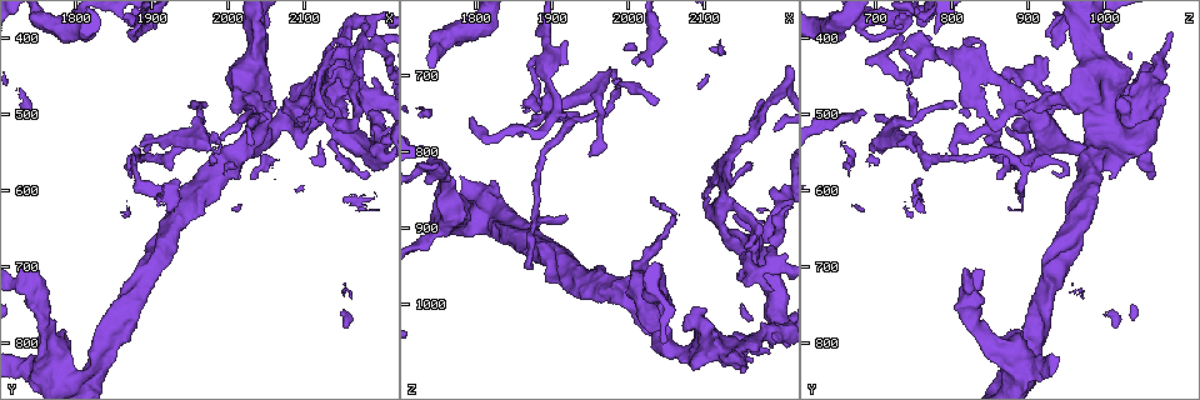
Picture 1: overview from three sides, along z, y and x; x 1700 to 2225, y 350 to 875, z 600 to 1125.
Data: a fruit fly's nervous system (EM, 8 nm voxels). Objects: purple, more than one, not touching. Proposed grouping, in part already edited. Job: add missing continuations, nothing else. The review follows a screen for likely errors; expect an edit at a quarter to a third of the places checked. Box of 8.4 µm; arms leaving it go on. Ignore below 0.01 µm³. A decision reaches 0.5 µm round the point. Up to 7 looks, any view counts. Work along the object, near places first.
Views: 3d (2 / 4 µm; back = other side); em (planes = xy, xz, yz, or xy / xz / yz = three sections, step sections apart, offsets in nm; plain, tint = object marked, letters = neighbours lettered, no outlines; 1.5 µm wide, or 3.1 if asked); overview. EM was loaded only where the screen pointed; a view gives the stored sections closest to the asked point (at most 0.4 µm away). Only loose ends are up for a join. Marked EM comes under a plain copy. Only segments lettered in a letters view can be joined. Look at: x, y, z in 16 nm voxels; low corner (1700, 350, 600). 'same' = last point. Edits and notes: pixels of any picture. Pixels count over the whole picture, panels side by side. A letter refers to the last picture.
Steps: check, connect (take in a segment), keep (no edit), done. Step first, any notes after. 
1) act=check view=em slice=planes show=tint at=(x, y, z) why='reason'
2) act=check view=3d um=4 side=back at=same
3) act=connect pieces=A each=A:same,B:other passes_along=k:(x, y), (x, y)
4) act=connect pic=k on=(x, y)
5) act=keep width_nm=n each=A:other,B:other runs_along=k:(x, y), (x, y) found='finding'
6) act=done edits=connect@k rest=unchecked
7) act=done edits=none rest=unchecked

act=check view=em slice=xy step=4 show=tint at=(2150, 390, 1090)

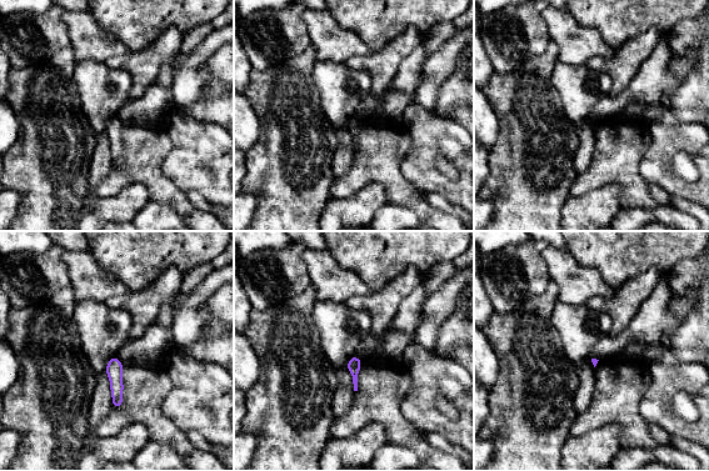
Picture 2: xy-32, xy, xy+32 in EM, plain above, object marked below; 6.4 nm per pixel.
act=check view=em slice=planes show=letters at=same why='cut it another way'

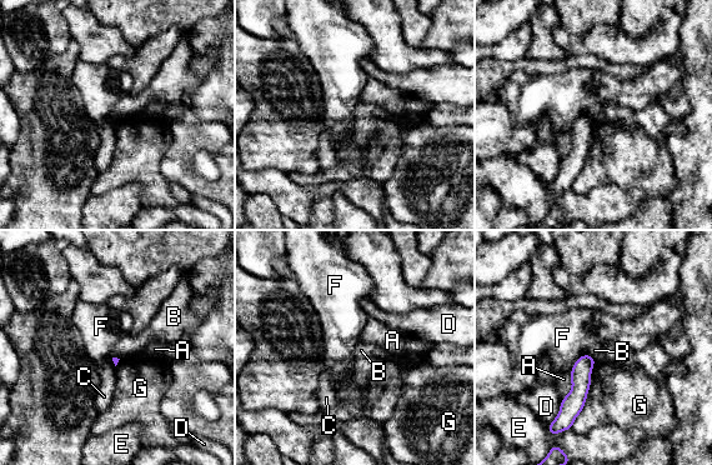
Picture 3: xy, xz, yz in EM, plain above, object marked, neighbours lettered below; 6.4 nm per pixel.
act=keep each=A:other,B:other,C:other,D:other,E:other,F:other,G:other runs_along=3:(586, 358), (568, 420) found='no lettered segment goes on from it'

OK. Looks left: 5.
act=check view=em slice=xy step=4 show=letters at=(2185, 575, 1060) why='branch stops here'

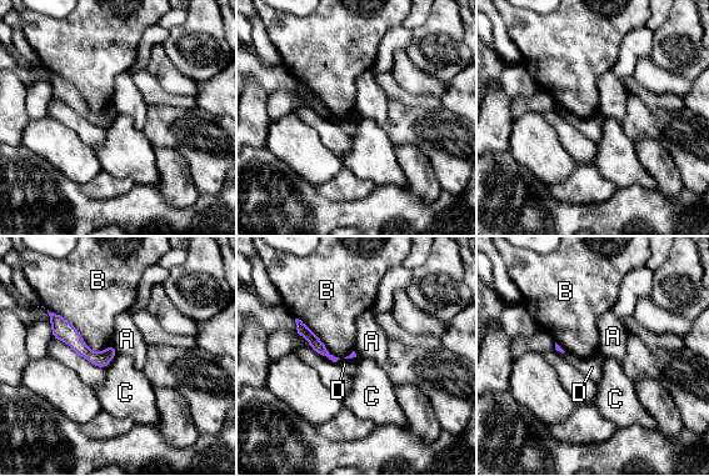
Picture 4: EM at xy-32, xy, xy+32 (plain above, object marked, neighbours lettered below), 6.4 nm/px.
act=keep each=A:other,B:other,C:other,D:other runs_along=4:(53, 316), (91, 356), (113, 352) found='none of them fits'

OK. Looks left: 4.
act=check view=em slice=xz step=4 show=letters at=(1945, 490, 800)

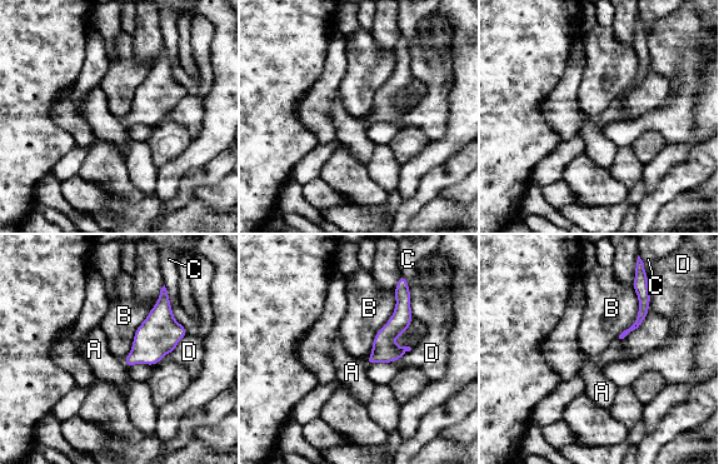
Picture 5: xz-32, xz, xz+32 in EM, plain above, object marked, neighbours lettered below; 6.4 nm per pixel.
act=check view=em slice=planes show=letters at=same why='cut it another way'

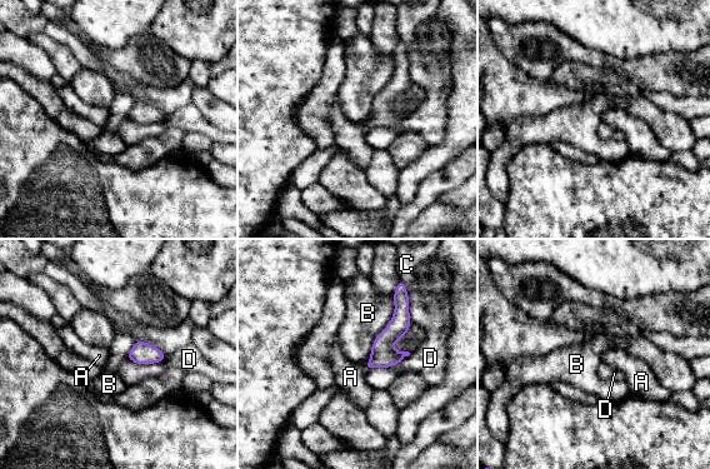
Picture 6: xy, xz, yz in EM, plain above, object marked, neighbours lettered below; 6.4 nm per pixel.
act=connect pieces=A each=A:same,B:other,C:other,D:other passes_along=6:(383, 354), (365, 368), (350, 377) found='it goes on there'

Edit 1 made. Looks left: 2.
act=done edits=connect@6 rest=unchecked

